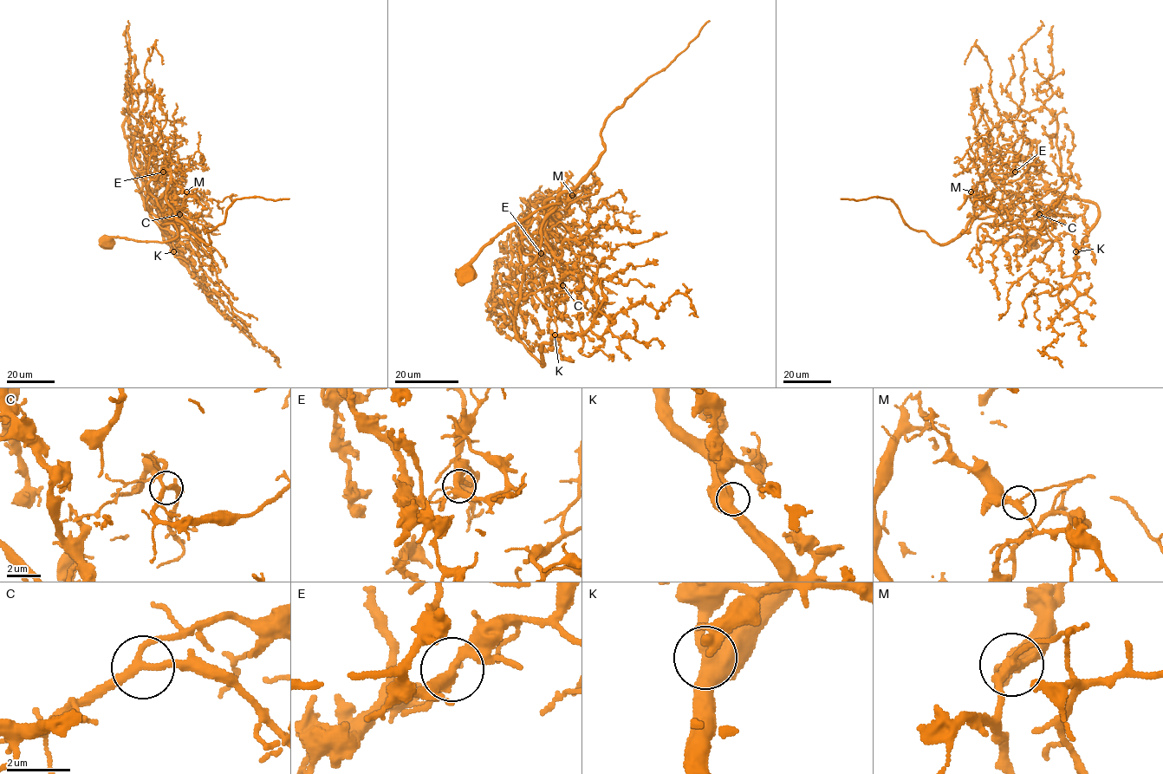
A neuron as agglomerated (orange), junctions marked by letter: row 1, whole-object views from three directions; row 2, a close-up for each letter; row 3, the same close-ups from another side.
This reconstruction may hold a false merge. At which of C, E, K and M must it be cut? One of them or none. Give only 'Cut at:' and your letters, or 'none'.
Cut at: M

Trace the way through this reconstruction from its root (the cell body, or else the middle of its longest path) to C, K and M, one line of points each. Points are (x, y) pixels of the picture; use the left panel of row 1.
C: (107, 243), (116, 237), (173, 239), (178, 229), (163, 224), (148, 207), (163, 228), (179, 214)
K: (107, 243), (177, 236), (145, 207), (146, 198), (163, 206), (164, 240), (173, 251)
M: (107, 243), (173, 239), (178, 229), (149, 210), (147, 195), (164, 210), (172, 202), (182, 208), (186, 192)

